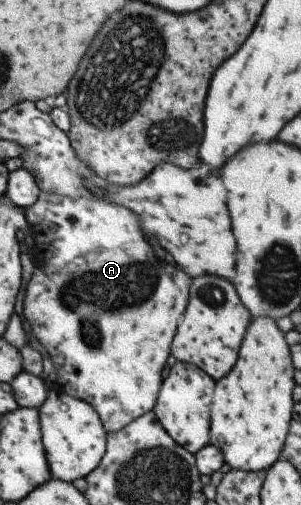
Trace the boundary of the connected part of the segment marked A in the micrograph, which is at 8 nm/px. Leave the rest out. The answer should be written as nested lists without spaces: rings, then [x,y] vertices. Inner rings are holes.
[[[40,192],[38,199],[23,211],[27,228],[35,234],[35,258],[33,258],[33,274],[27,282],[22,301],[22,314],[25,322],[31,328],[31,334],[37,342],[48,352],[53,366],[55,366],[56,379],[53,388],[67,393],[71,397],[77,397],[91,405],[98,414],[99,420],[106,433],[112,433],[128,425],[138,416],[149,412],[154,407],[158,390],[162,381],[161,370],[165,366],[165,360],[170,354],[170,344],[176,331],[180,316],[188,303],[190,276],[179,267],[165,264],[157,260],[151,254],[151,246],[147,244],[147,238],[140,227],[138,216],[124,206],[112,203],[107,199],[93,199],[91,197],[68,197],[50,192]]]

